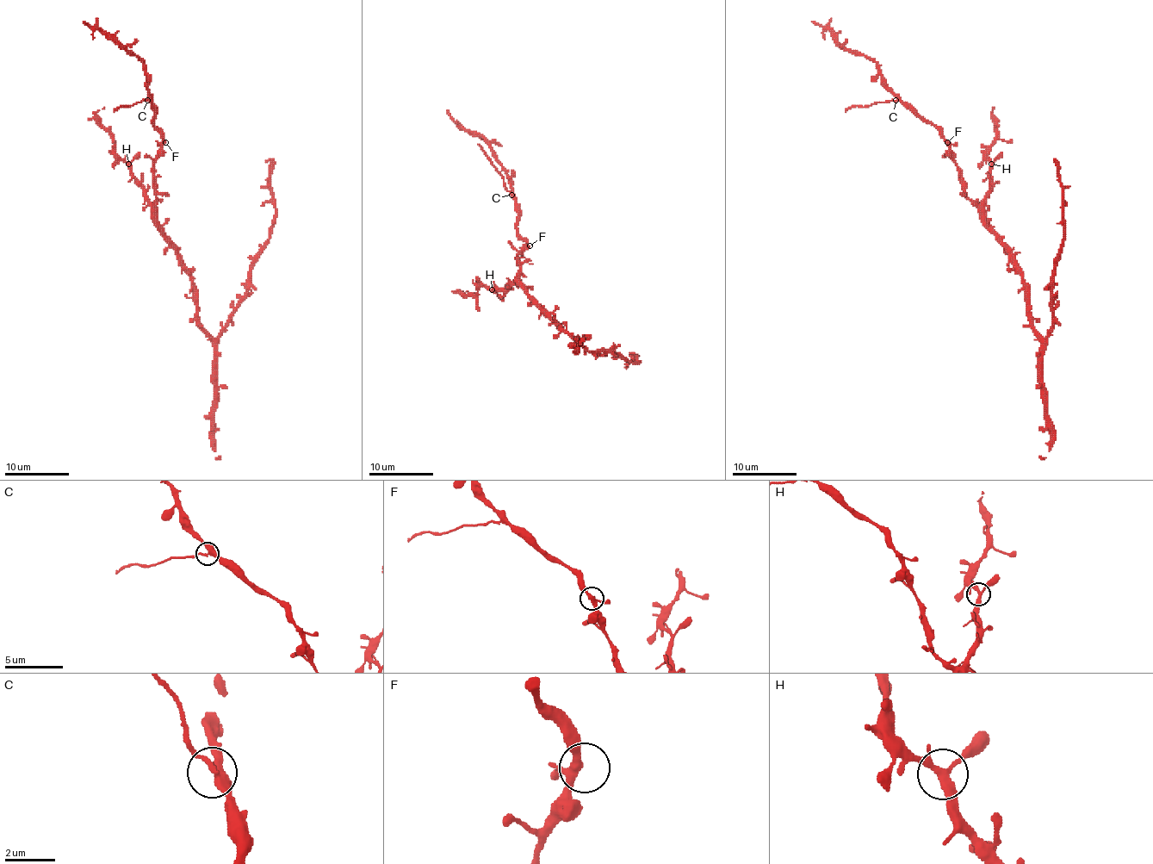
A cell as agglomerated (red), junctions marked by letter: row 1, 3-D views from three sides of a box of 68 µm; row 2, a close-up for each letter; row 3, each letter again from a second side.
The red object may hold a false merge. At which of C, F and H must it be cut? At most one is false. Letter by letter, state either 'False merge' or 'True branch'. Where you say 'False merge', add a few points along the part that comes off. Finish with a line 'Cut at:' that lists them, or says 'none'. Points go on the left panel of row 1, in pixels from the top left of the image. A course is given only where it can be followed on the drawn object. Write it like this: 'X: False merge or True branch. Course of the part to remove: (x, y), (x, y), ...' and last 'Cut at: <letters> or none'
C: False merge. Course of the part to remove: (147, 101), (128, 107), (120, 105), (114, 112)
F: True branch
H: True branch
Cut at: C

